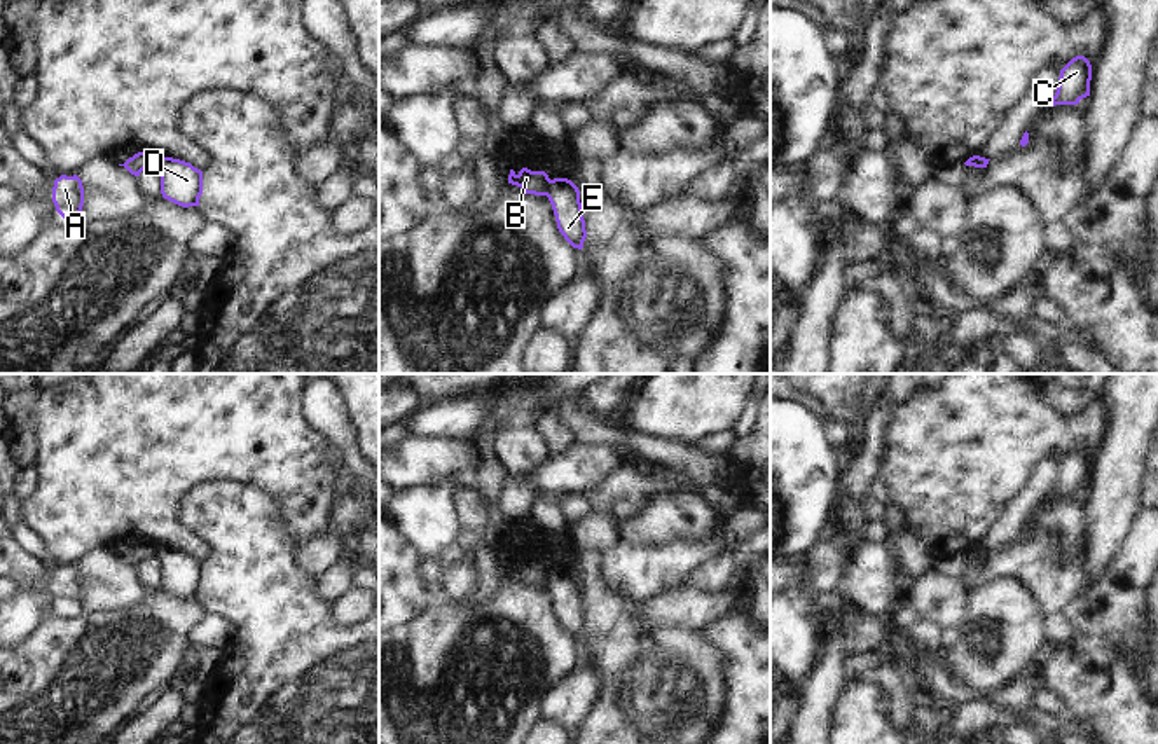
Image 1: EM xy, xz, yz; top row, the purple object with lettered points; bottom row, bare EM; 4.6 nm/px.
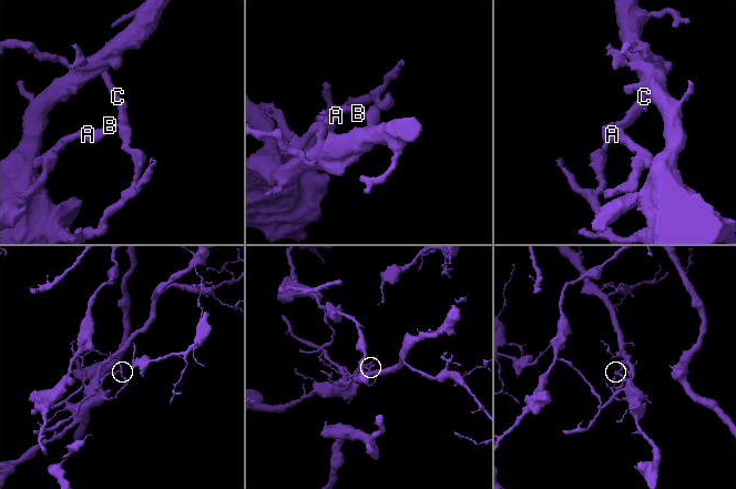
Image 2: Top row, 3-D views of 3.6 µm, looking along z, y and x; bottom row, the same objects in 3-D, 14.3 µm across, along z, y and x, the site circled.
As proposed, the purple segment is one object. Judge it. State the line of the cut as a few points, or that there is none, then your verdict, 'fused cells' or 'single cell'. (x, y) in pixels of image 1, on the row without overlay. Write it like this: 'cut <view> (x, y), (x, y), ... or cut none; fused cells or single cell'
cut xz (551, 571), (544, 585); fused cells

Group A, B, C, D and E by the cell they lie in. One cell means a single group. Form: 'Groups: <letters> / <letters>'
Groups: A B / C D E.

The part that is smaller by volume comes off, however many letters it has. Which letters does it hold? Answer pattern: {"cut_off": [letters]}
{"cut_off": ["A", "B"]}

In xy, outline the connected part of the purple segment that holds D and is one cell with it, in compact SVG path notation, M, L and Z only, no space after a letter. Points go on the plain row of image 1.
M161 548L157 557L161 561L161 585L164 590L183 599L199 597L203 585L201 561L173 548Z

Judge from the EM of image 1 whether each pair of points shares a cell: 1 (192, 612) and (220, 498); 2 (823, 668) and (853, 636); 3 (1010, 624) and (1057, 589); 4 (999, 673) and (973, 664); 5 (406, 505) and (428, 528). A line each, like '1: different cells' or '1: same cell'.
1: different cells
2: same cell
3: different cells
4: same cell
5: same cell

